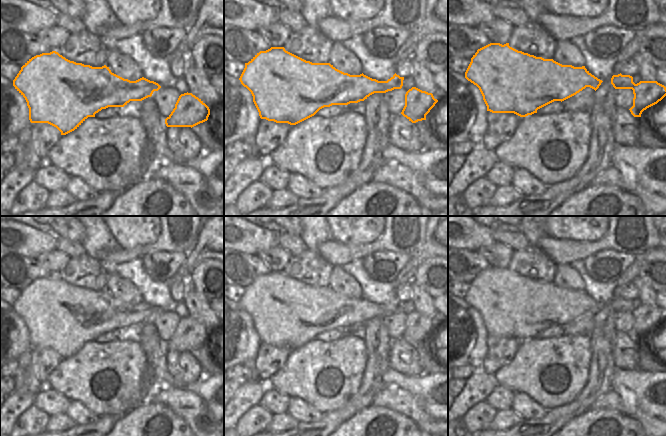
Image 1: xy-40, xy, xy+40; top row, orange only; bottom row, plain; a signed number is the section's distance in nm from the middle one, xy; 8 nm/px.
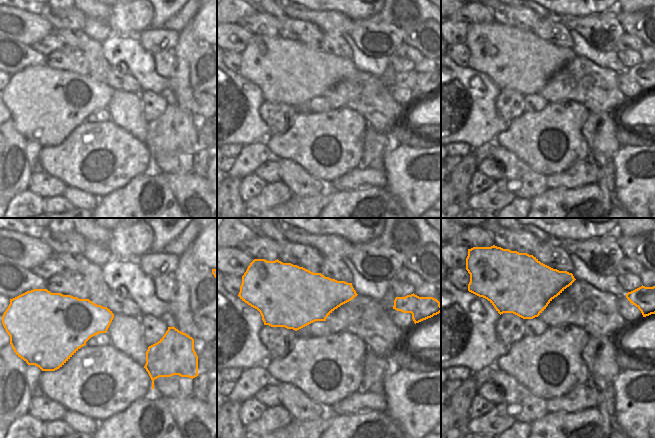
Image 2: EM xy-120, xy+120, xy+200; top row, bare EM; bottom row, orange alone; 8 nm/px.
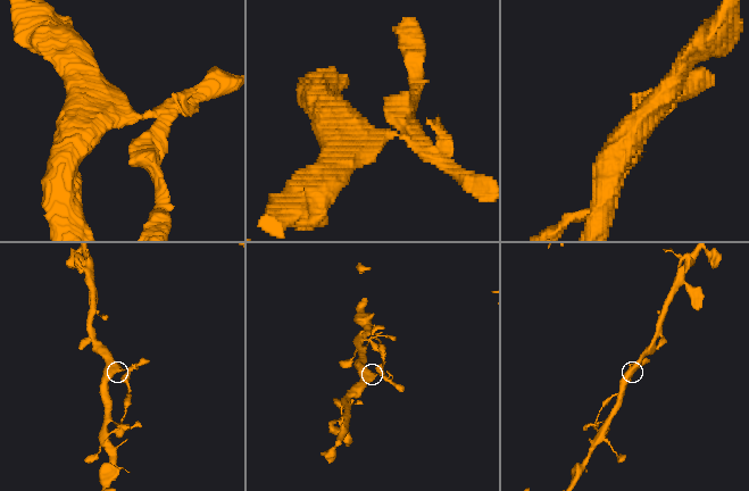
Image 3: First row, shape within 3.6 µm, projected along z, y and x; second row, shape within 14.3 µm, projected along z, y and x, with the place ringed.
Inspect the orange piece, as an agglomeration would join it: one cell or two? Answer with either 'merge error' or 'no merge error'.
merge error

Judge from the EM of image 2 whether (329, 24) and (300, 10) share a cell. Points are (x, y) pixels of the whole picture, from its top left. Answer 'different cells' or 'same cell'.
same cell

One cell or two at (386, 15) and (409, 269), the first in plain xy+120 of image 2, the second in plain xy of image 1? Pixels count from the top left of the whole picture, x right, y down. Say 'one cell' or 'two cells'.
two cells

